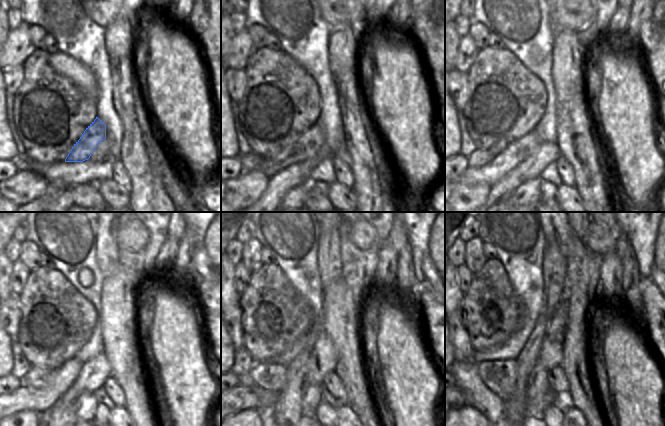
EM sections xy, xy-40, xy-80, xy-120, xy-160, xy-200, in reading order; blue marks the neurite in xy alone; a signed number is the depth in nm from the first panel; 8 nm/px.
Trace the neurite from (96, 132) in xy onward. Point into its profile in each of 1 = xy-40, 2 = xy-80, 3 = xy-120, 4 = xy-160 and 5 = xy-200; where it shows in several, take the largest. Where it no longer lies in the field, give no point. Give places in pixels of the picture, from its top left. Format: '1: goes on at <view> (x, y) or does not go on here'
1: goes on at xy-40 (307, 146)
2: goes on at xy-80 (517, 151)
3: goes on at xy-120 (25, 397)
4: goes on at xy-160 (241, 398)
5: goes on at xy-200 (465, 402)

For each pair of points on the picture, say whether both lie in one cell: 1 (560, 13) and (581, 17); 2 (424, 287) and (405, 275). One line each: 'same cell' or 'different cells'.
1: same cell
2: different cells

